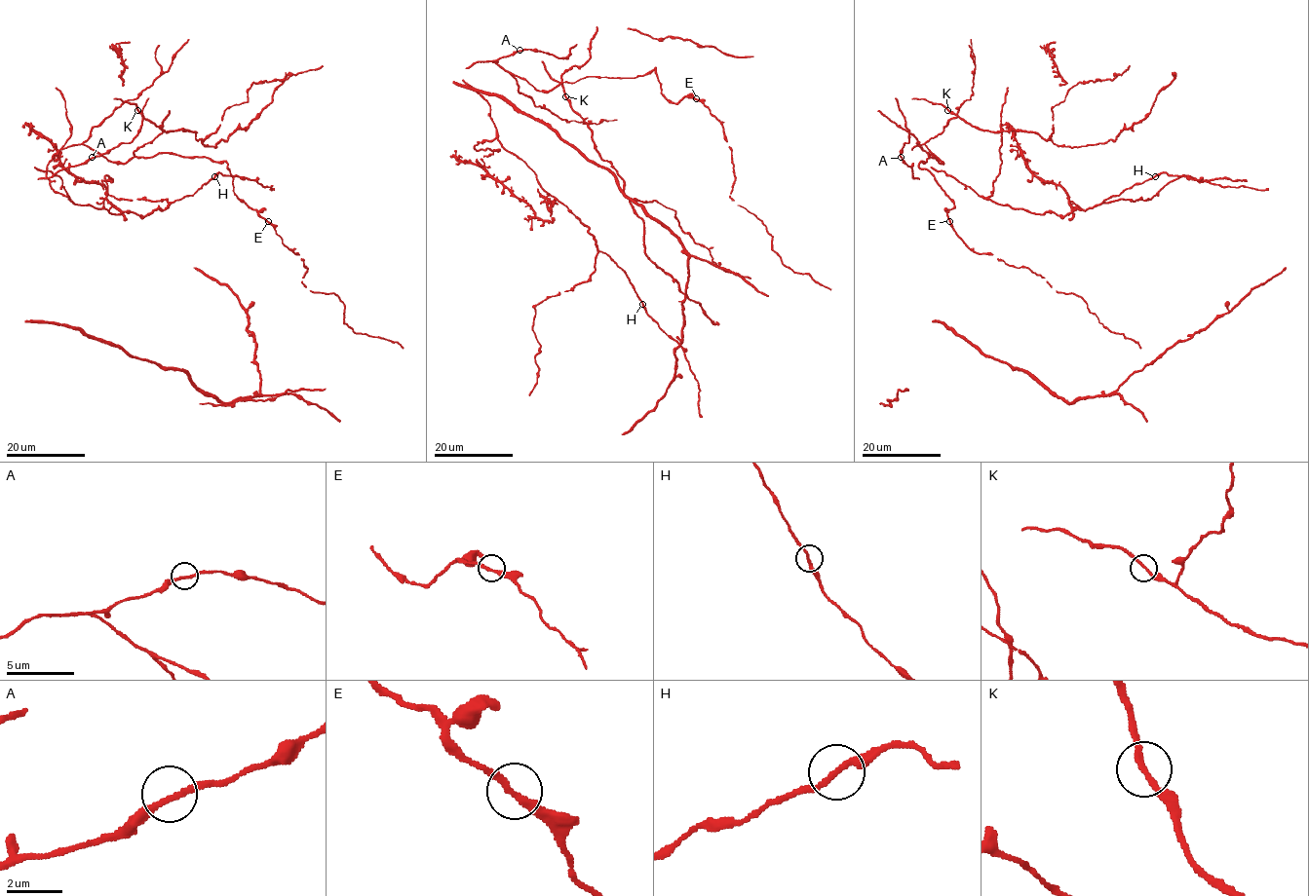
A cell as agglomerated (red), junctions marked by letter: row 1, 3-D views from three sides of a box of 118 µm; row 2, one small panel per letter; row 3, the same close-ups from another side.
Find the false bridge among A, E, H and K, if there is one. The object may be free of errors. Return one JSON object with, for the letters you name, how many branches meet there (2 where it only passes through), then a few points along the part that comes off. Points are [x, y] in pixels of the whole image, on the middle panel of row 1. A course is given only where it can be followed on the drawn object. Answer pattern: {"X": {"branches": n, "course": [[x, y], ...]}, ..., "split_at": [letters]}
{"split_at": []}

